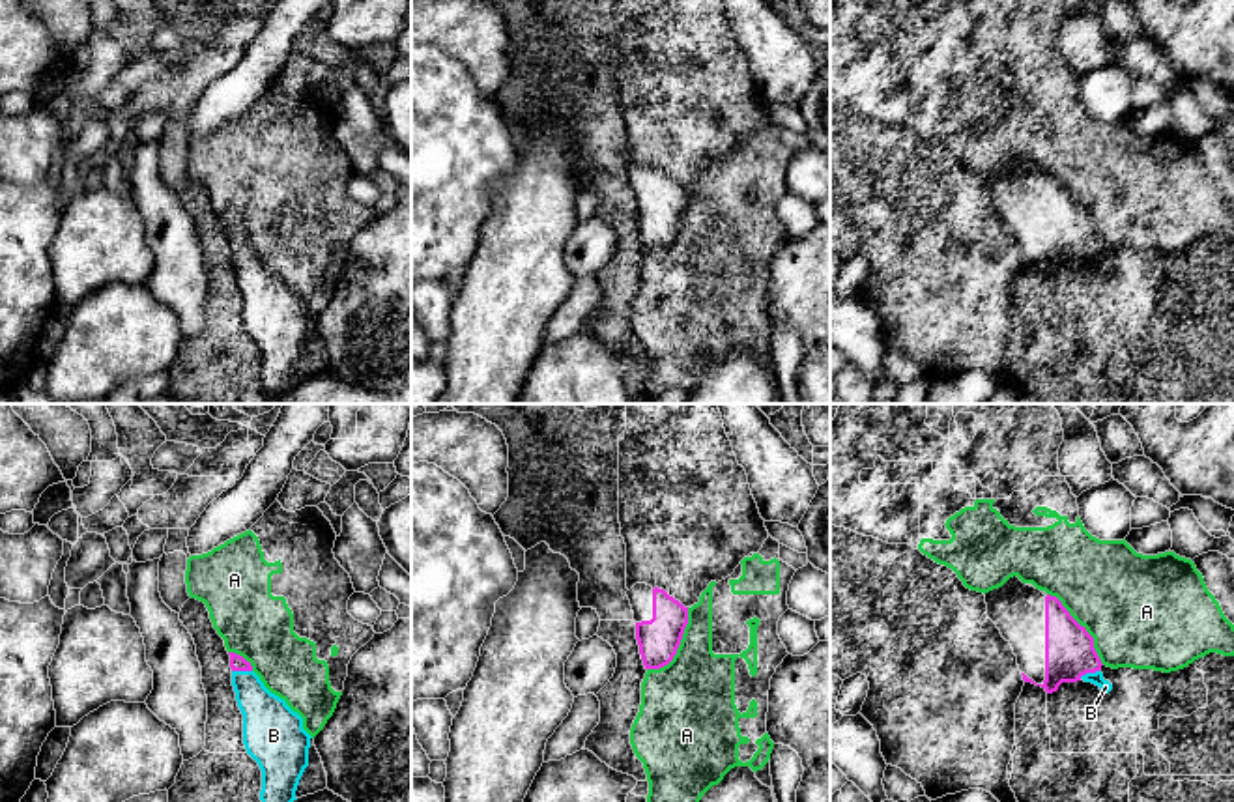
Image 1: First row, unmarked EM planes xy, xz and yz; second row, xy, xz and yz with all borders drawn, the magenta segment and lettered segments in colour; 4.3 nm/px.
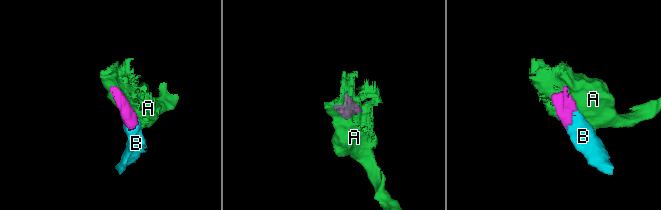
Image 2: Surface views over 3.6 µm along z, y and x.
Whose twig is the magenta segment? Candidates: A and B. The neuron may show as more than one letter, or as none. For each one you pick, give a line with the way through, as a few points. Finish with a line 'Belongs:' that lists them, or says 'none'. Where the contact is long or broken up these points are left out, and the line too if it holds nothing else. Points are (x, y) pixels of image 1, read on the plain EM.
B: Path across: xy (238, 243), (242, 251), (251, 277), (268, 301)
Belongs: B

